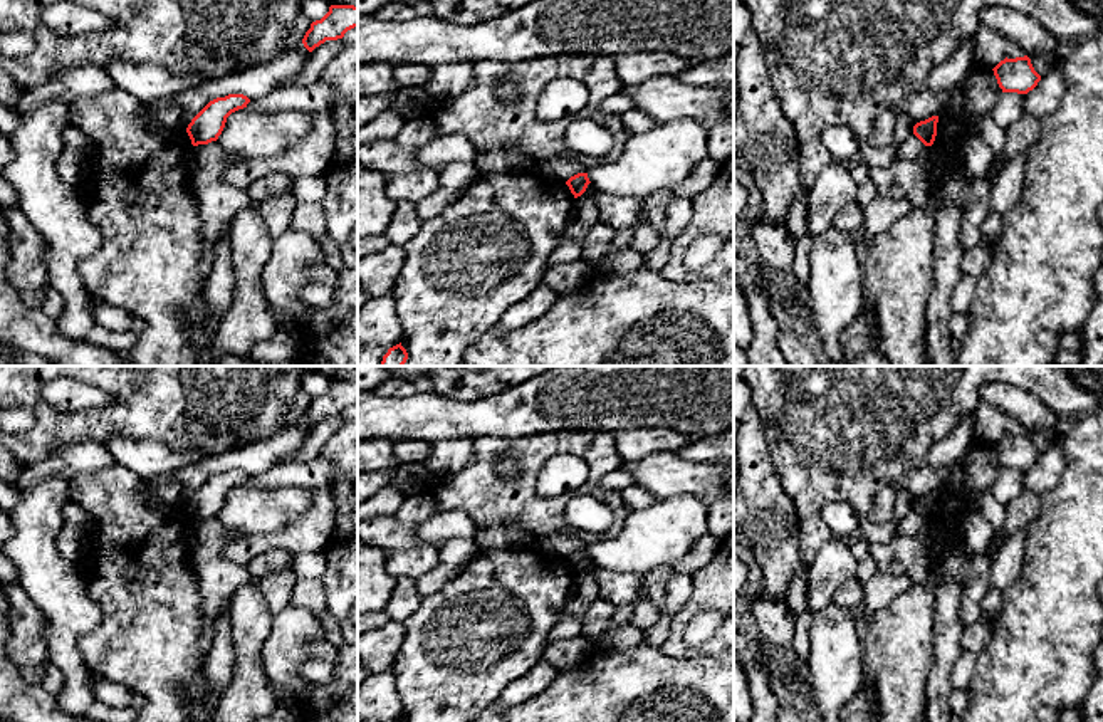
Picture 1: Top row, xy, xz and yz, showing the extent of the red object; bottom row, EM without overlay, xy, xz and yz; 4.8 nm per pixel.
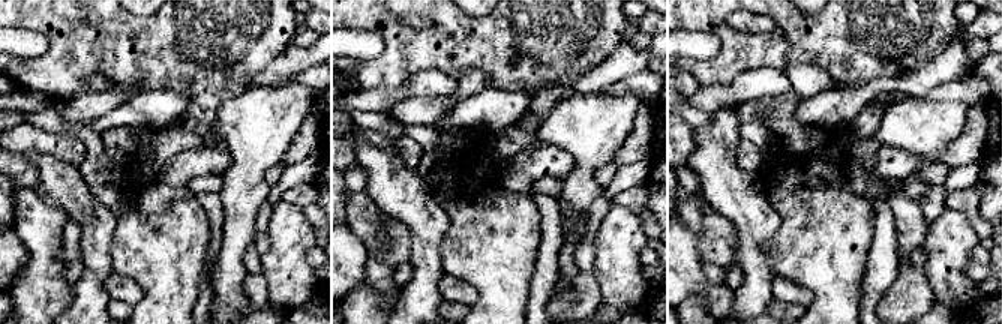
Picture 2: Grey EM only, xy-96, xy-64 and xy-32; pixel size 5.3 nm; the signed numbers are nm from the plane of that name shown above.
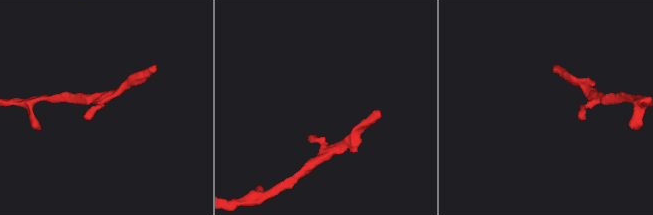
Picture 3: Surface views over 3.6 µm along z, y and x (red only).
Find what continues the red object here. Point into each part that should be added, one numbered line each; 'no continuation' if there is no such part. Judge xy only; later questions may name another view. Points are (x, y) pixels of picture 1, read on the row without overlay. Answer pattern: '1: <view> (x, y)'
no continuation

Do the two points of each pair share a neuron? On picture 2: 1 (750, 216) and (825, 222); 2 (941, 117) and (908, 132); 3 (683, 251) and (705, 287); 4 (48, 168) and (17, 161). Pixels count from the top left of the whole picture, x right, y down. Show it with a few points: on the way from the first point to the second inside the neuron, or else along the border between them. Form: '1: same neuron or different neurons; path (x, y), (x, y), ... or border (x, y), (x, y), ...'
1: different neurons; border (767, 188), (780, 225), (765, 251)
2: same neuron; path (933, 125), (915, 128)
3: same neuron; path (683, 260), (683, 264), (696, 278)
4: different neurons; border (23, 156), (29, 164)

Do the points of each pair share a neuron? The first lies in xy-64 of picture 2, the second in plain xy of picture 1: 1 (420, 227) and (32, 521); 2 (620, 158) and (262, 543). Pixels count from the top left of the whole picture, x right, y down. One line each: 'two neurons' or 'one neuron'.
1: one neuron
2: one neuron

